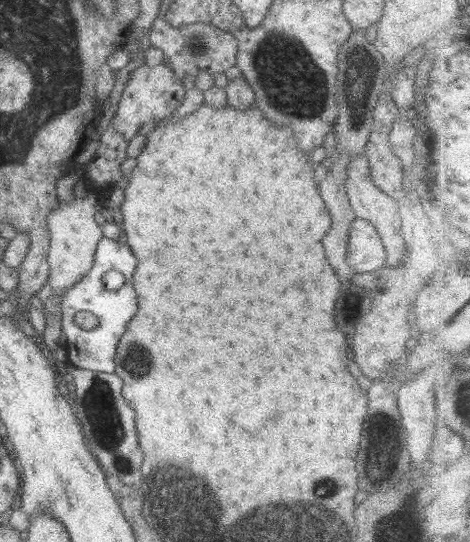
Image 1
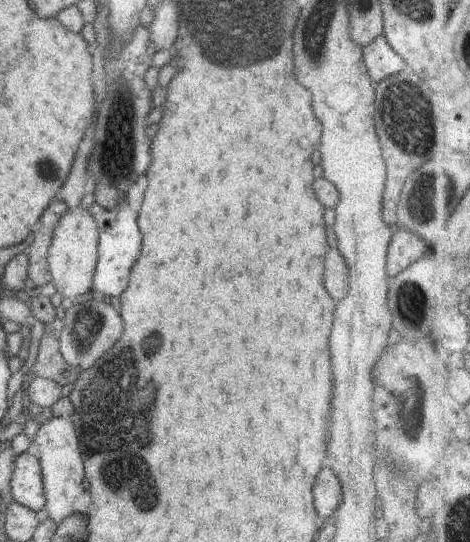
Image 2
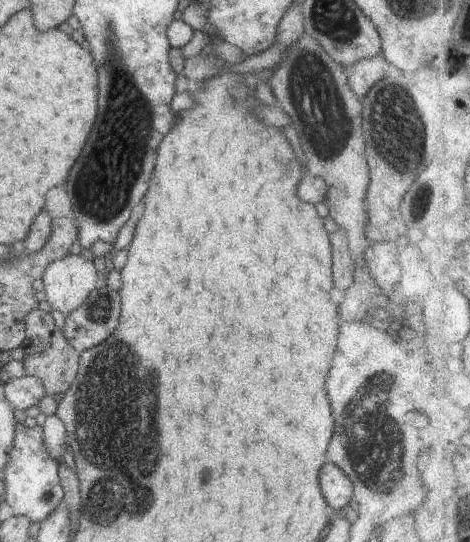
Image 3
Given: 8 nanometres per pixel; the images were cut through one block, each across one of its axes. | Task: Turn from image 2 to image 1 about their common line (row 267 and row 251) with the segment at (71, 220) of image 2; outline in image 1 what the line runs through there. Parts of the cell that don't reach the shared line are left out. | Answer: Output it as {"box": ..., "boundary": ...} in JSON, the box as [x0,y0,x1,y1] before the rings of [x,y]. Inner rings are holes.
{"box":[40,194,103,359],"boundary":[[[89,194],[85,198],[75,198],[70,202],[61,202],[56,210],[52,210],[47,217],[48,230],[50,231],[48,264],[50,266],[49,283],[53,293],[58,296],[58,310],[52,317],[46,320],[45,330],[40,333],[42,340],[51,352],[52,359],[56,350],[62,346],[60,336],[62,330],[62,309],[60,308],[60,298],[62,294],[72,288],[76,282],[80,282],[86,272],[90,272],[94,264],[95,252],[98,242],[103,237],[102,227],[96,223],[94,213],[100,210],[101,199],[94,194]]]}

